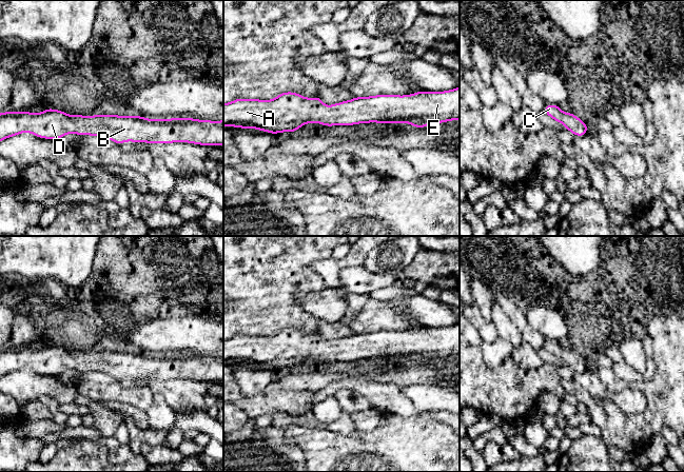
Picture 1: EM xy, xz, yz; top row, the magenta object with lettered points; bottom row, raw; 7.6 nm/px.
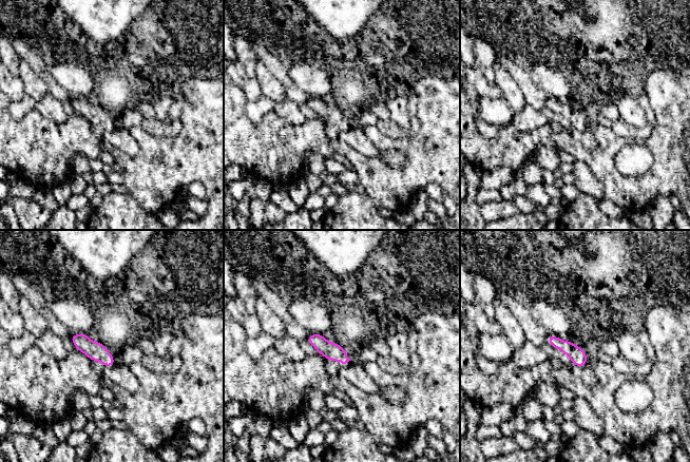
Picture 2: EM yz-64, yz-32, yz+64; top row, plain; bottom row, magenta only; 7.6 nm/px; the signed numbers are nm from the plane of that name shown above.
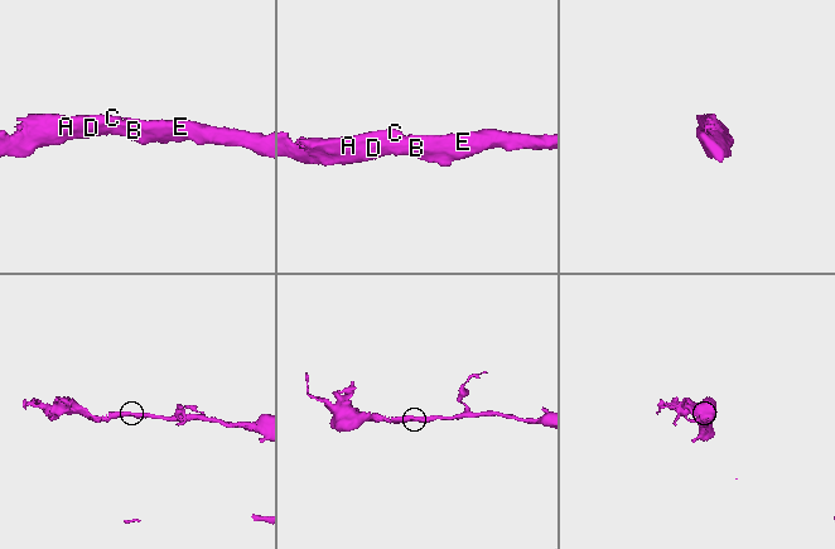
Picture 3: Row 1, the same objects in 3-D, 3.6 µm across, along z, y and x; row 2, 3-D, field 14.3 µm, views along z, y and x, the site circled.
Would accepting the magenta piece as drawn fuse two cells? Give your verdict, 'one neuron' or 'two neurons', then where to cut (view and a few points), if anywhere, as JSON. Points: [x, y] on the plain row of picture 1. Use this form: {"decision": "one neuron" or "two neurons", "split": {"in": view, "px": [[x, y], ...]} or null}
{"decision": "one neuron", "split": null}

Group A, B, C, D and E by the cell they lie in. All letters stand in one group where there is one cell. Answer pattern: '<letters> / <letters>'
A B C D E

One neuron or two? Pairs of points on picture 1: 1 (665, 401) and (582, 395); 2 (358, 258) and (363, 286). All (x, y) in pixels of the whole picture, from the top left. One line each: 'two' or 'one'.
1: one
2: two

